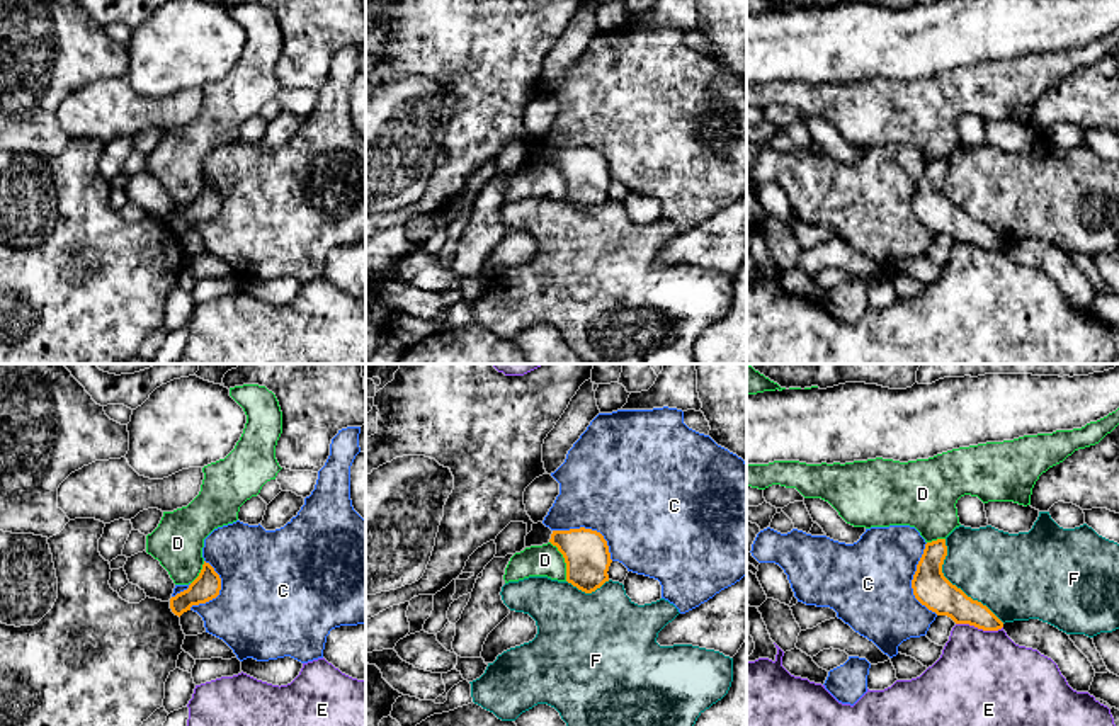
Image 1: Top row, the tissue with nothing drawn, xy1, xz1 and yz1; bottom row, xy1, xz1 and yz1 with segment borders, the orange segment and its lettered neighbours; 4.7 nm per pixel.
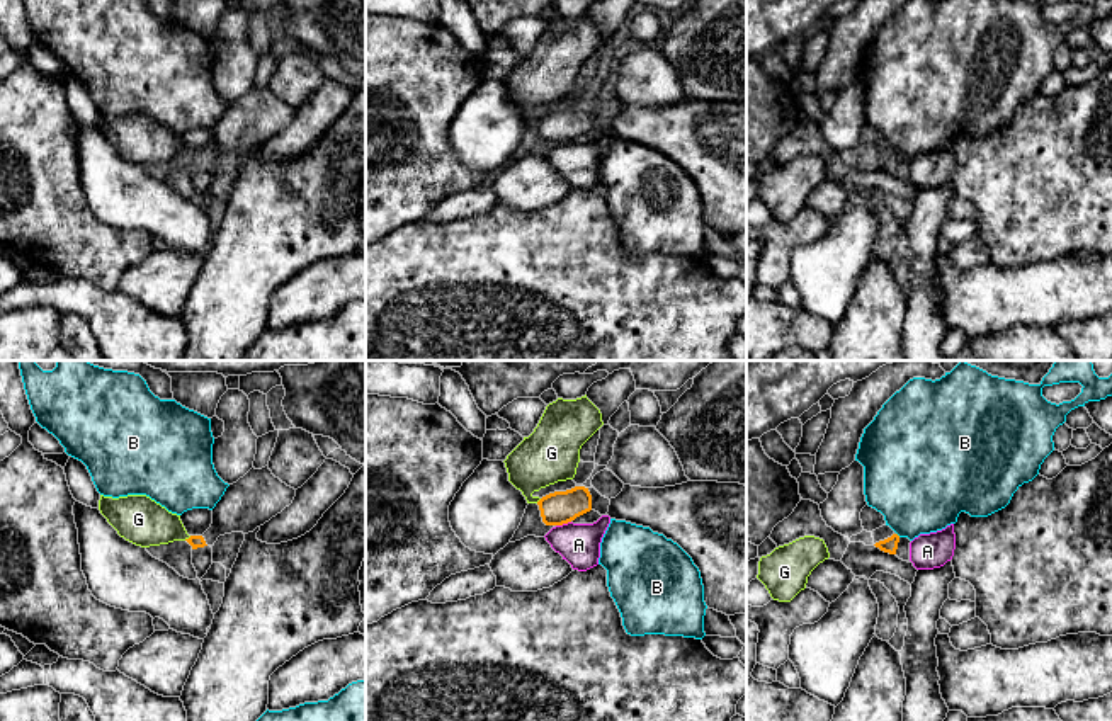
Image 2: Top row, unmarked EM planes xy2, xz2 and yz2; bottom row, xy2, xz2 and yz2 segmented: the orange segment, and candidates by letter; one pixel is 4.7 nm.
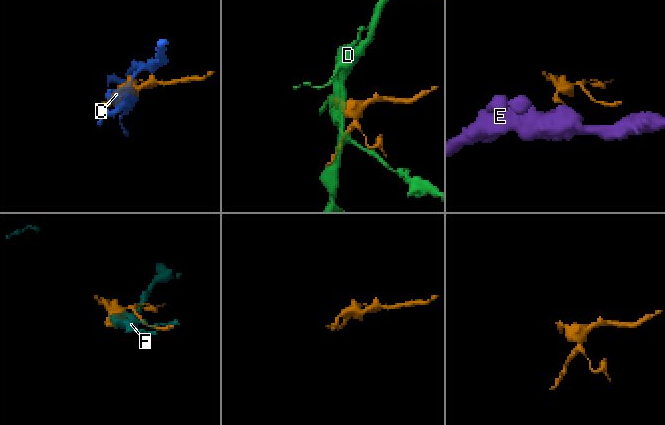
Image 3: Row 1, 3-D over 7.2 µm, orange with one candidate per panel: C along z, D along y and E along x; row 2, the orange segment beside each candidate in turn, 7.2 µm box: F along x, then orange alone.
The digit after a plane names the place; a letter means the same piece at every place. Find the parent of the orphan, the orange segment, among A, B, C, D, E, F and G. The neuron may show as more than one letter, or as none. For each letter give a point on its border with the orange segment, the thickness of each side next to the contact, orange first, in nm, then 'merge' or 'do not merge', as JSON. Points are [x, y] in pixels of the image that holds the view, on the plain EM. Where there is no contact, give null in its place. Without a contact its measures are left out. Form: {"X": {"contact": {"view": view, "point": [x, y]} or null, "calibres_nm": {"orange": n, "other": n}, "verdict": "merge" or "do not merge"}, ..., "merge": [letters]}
{"A": {"contact": {"view": "xz2", "point": [563, 141]}, "calibres_nm": {"orange": 160, "other": 190}, "verdict": "do not merge"}, "B": {"contact": null, "verdict": "do not merge"}, "C": {"contact": {"view": "yz1", "point": [912, 201]}, "calibres_nm": {"orange": 170, "other": 400}, "verdict": "do not merge"}, "D": {"contact": {"view": "xz1", "point": [565, 181]}, "calibres_nm": {"orange": 220, "other": 150}, "verdict": "do not merge"}, "E": {"contact": {"view": "yz1", "point": [980, 247]}, "calibres_nm": {"orange": 160, "other": 460}, "verdict": "do not merge"}, "F": {"contact": {"view": "yz1", "point": [954, 204]}, "calibres_nm": {"orange": 170, "other": 360}, "verdict": "do not merge"}, "G": {"contact": {"view": "xy2", "point": [189, 157]}, "calibres_nm": {"orange": 60, "other": 220}, "verdict": "do not merge"}, "merge": []}

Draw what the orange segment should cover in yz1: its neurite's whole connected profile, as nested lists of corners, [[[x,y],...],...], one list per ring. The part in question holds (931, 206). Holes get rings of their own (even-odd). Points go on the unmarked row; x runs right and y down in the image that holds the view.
[[[946,158],[925,163],[912,199],[915,218],[937,235],[947,235],[956,243],[969,243],[983,250],[998,250],[1003,241],[981,221],[968,216],[942,192],[947,175]]]

